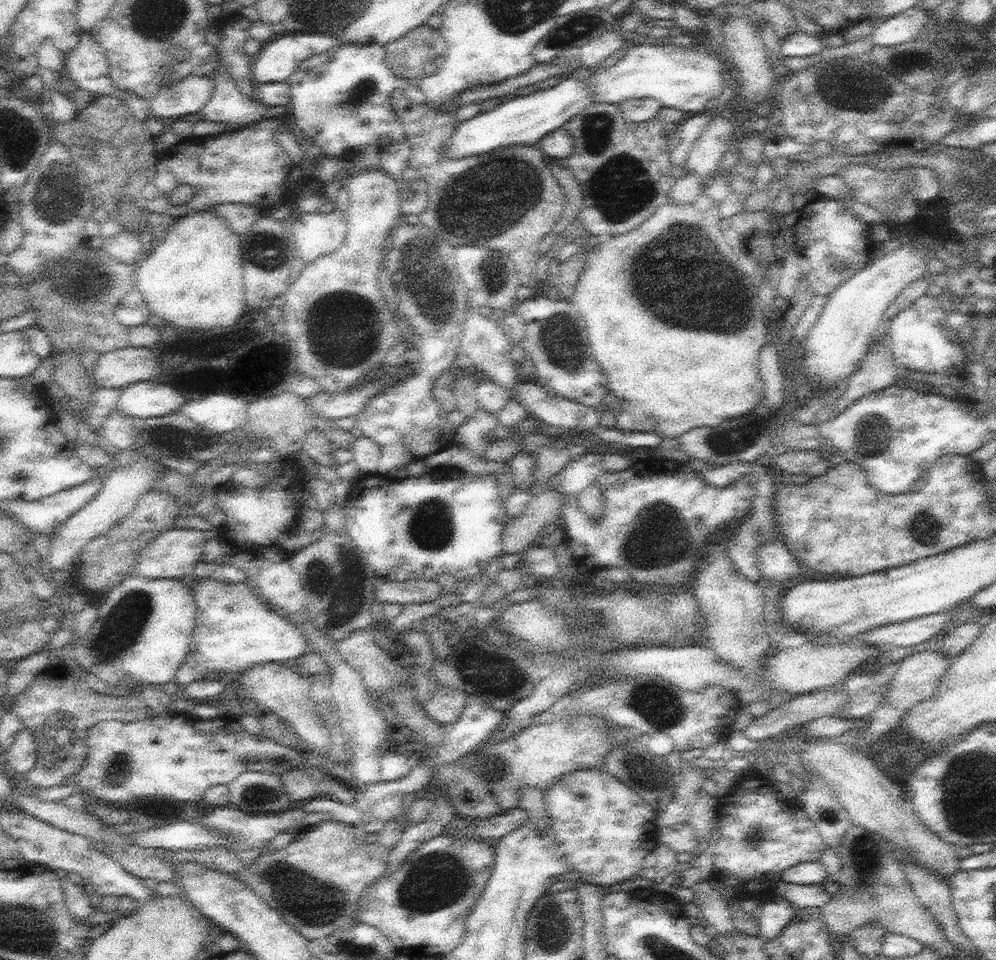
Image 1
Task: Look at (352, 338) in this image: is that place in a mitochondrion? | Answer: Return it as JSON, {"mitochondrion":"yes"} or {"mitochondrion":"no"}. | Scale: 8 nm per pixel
{"mitochondrion":"yes"}

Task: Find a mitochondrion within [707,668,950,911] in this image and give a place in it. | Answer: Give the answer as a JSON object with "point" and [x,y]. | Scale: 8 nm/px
{"point":[866,863]}

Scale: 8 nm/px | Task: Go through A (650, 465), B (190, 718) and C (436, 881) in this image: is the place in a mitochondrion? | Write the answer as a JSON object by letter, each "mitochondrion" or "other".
{"A":"other","B":"other","C":"mitochondrion"}

